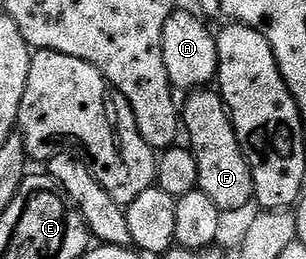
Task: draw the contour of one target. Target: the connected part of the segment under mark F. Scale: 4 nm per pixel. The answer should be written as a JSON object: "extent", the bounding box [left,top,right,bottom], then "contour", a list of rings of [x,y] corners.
{"extent":[181,87,255,215],"contour":[[[204,87],[188,97],[191,98],[181,105],[181,121],[185,126],[185,137],[191,140],[189,148],[197,159],[199,190],[217,203],[220,213],[230,215],[252,204],[255,184],[251,168],[235,134],[227,104],[218,92],[214,88]]]}

